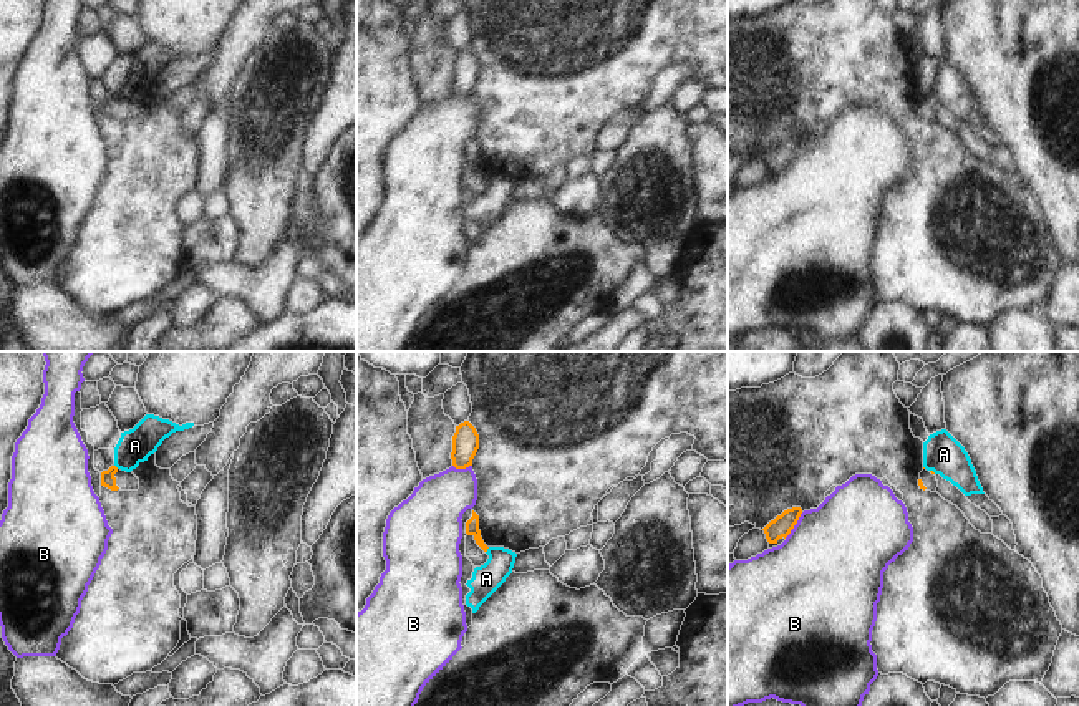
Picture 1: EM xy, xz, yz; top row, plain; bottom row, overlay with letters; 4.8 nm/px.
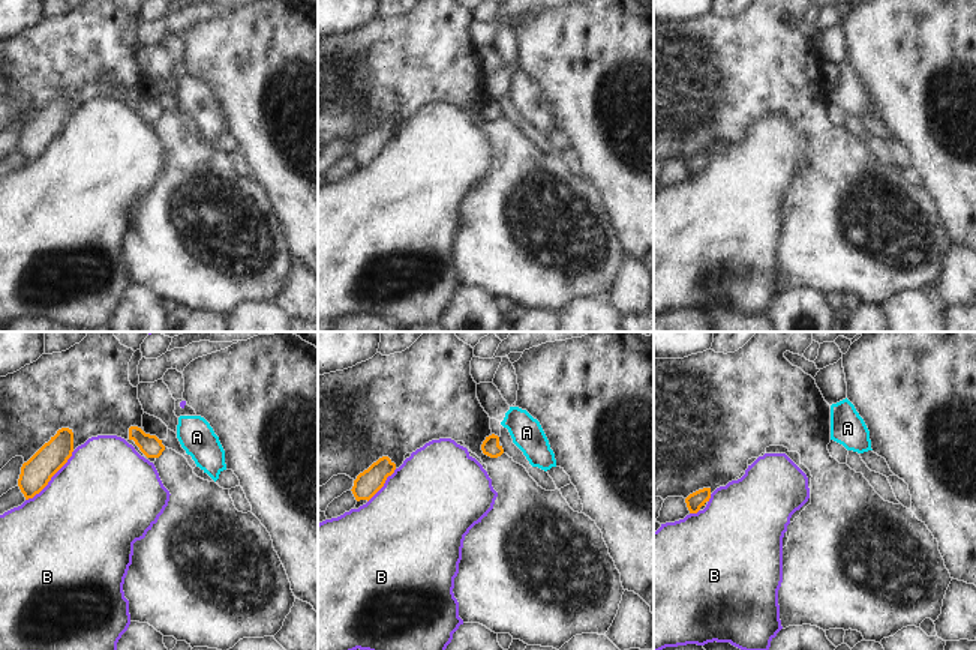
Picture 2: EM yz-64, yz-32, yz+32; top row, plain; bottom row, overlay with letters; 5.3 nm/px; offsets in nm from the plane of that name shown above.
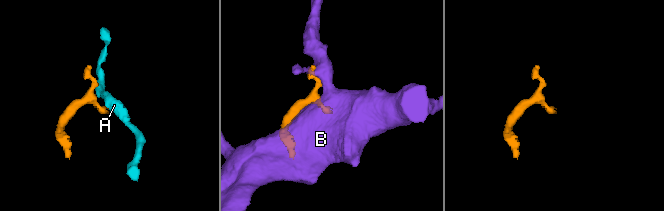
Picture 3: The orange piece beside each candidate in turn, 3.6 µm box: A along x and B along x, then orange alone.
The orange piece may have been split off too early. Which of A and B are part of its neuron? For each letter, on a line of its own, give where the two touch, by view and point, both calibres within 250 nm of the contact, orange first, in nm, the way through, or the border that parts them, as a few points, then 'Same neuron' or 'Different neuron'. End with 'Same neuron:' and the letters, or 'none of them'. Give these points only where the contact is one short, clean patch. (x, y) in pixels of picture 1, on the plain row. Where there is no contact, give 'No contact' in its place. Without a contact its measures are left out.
A: Touches orange at xz (486, 179). Thickness 60 nm (orange) against 140 nm. Boundary: xz (489, 176), (486, 181). Different neuron
B: Touches orange at yz (794, 153). Thickness 100 nm (orange) against 500 nm. Different neuron
Same neuron: none of them.

